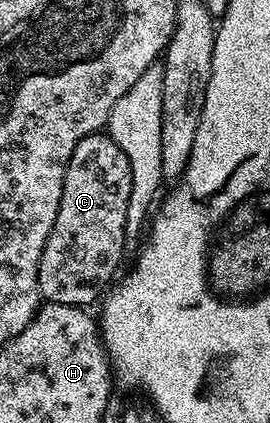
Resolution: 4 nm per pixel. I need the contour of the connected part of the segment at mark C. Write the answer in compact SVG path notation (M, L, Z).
M90 134L81 139L77 148L73 148L73 156L69 156L69 164L65 168L57 220L53 224L53 232L49 232L45 240L45 248L39 261L39 293L46 301L91 308L95 301L96 305L104 297L105 291L120 273L119 265L125 257L123 245L129 208L129 188L133 188L129 159L125 157L125 152L121 152L121 148L117 148L110 134Z

